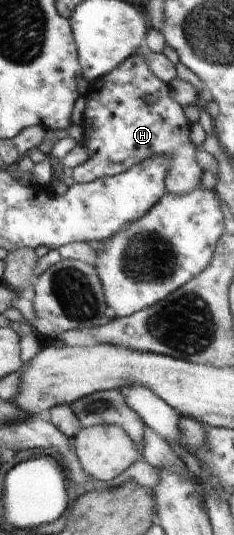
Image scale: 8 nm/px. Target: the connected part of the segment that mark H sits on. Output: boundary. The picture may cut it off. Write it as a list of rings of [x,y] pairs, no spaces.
[[[143,54],[131,55],[122,60],[109,74],[95,79],[85,95],[87,111],[83,123],[84,134],[82,144],[88,152],[88,159],[72,174],[75,183],[90,183],[103,177],[121,174],[142,162],[143,159],[158,155],[167,155],[170,160],[170,170],[166,180],[167,190],[174,195],[187,194],[199,184],[204,170],[197,161],[197,147],[189,146],[189,122],[183,114],[181,105],[170,95],[167,82],[159,80],[154,71],[147,64]]]

